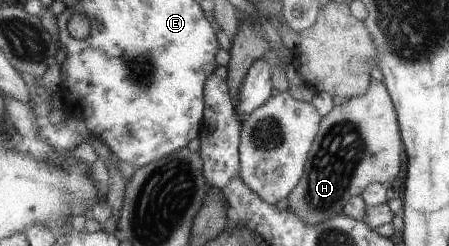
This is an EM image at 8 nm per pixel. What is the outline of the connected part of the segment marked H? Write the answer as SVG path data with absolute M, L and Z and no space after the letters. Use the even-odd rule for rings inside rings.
M374 80L365 96L358 96L337 105L331 114L324 116L321 130L309 152L305 176L289 196L289 210L301 214L311 224L327 222L339 214L346 214L347 203L354 196L363 195L371 183L390 183L401 176L405 166L405 139L398 107L386 82Z

